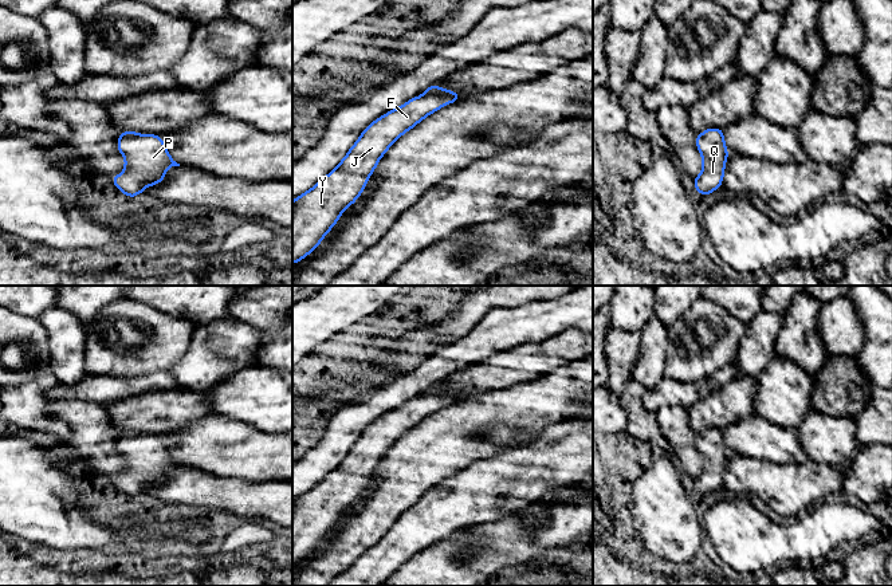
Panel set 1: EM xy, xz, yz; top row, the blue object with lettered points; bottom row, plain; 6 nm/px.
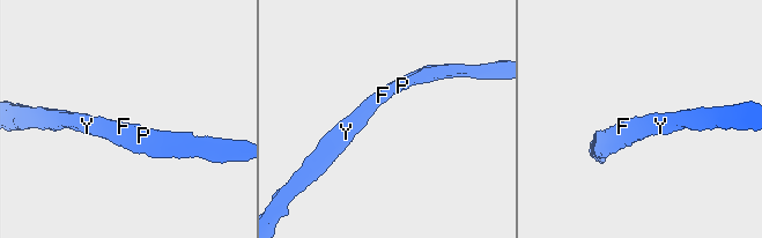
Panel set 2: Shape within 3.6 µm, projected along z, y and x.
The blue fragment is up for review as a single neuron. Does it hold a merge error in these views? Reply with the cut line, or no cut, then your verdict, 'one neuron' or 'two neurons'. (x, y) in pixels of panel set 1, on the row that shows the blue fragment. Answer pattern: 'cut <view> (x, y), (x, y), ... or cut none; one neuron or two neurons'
cut none; one neuron

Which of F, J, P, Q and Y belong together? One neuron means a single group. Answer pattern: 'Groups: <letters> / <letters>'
Groups: F J P Q Y

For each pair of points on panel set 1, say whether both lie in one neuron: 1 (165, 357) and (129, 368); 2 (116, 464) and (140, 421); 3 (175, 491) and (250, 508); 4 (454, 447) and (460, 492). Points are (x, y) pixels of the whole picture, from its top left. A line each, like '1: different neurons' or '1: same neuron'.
1: same neuron
2: different neurons
3: same neuron
4: different neurons

